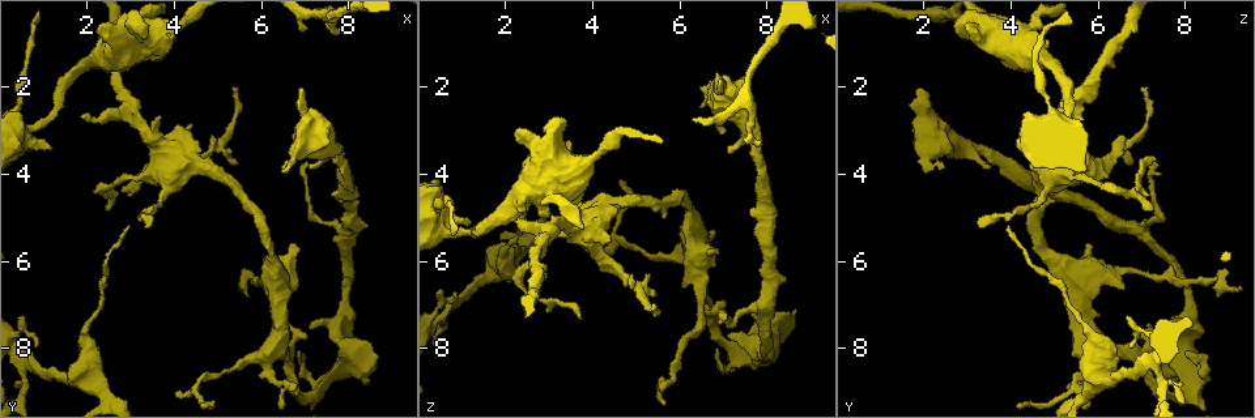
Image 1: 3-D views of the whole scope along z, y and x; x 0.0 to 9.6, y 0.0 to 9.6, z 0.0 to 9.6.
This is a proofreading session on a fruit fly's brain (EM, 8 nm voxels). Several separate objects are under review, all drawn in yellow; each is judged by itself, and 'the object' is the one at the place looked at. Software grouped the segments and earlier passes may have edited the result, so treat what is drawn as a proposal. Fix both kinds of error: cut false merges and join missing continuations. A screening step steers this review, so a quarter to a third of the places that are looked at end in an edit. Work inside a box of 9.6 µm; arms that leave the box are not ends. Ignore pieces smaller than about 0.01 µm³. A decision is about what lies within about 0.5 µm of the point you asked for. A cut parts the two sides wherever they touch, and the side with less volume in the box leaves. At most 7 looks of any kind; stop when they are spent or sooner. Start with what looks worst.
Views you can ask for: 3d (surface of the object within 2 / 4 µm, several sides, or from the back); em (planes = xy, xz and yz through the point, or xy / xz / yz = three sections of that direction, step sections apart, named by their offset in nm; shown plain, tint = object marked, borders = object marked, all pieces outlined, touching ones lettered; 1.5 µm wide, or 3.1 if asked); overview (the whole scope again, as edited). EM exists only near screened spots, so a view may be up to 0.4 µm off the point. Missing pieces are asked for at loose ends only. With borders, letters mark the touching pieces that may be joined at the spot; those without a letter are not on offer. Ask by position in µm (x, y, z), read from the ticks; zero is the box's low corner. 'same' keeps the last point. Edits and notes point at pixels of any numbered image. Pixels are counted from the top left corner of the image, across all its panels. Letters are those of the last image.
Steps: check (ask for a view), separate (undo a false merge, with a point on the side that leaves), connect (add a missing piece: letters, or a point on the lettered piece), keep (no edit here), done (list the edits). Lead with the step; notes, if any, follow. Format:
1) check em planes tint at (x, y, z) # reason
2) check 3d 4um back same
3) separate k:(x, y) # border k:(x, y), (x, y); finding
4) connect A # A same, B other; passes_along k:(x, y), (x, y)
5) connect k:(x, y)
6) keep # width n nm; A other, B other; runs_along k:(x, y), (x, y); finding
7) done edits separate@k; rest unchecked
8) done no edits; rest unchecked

check em planes plain at (1.20, 3.50, 5.20) # free end

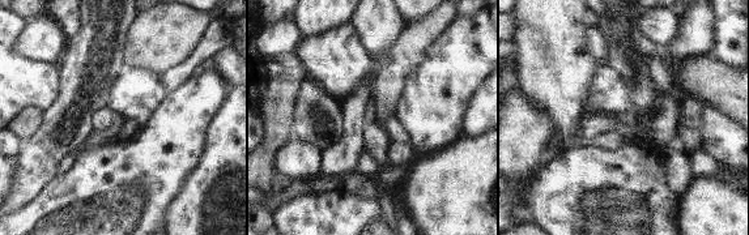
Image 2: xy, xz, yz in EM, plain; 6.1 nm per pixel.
check em planes borders same # see the neighbours

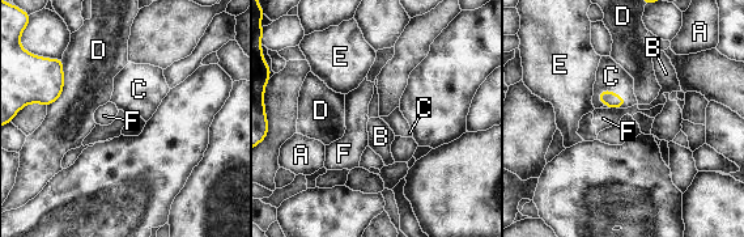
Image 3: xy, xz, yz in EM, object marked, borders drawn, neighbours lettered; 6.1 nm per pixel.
connect C # A other, B other, C same, D other, E other, F other; passes_along 3:(609, 98), (612, 92), (611, 76); it goes on there

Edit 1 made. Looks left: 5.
check 3d 4um at (4.35, 2.85, 5.55) # stops while still wide

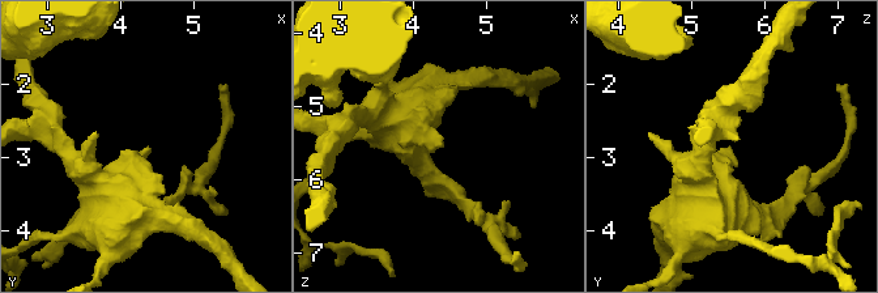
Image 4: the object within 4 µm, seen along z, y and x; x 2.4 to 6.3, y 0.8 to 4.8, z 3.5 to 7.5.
check em xz step 4 tint at (4.40, 2.90, 5.55)

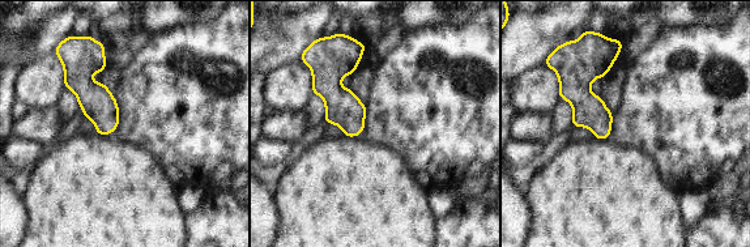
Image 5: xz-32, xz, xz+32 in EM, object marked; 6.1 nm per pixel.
check em planes borders same

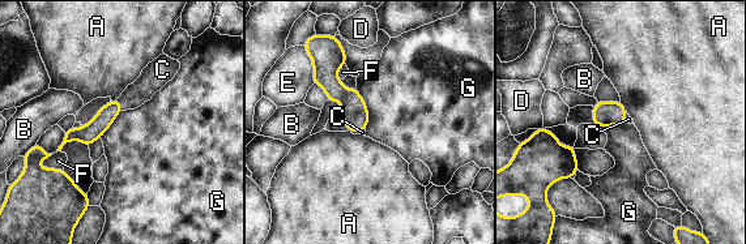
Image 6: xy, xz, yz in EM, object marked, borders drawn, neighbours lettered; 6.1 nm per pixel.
connect C # A other, B other, C same, D other, E other, F other, G other; it goes on there

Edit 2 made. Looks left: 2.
check em yz step 8 borders at (3.75, 3.70, 7.30) # an open end

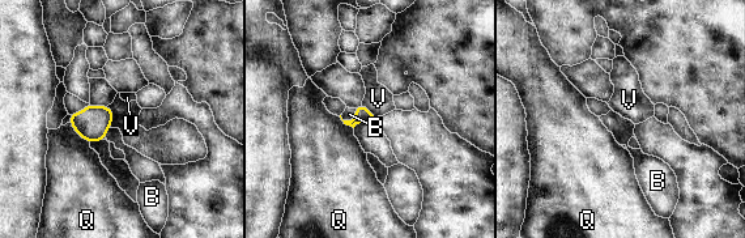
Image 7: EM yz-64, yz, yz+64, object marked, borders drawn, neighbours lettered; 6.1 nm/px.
check em planes borders same # cut it another way

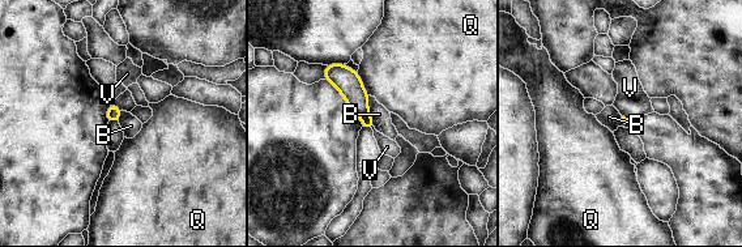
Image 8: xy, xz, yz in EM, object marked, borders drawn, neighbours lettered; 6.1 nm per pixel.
keep # B other, Q other, V other; runs_along 8:(329, 68), (354, 93), (370, 124); none of them fits

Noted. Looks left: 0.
done edits connect@3, connect@6; rest unchecked

